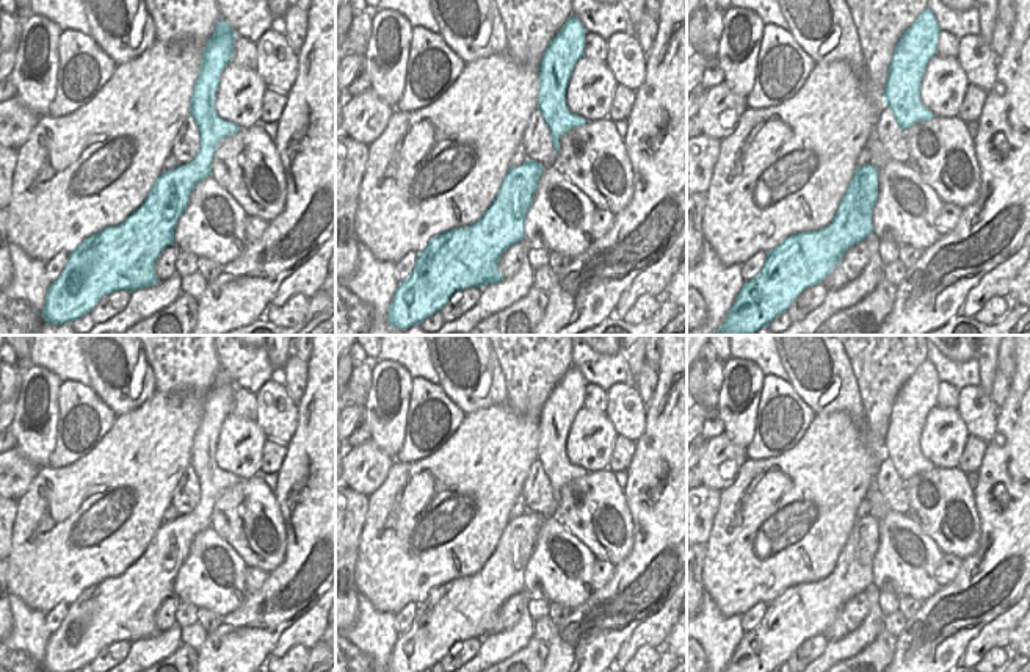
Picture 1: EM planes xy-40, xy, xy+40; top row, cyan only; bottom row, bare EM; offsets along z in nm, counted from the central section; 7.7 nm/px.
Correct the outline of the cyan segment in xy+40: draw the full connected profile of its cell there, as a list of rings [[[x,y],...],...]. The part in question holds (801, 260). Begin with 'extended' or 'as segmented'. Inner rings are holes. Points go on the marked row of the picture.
as segmented | [[[858,168],[832,221],[807,233],[787,237],[767,254],[760,273],[745,282],[715,335],[754,335],[787,312],[796,296],[820,285],[853,244],[872,232],[878,199],[878,171]]]

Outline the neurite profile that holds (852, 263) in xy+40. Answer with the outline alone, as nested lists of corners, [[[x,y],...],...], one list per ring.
[[[865,241],[853,244],[847,249],[839,263],[820,285],[823,285],[826,290],[839,290],[845,287],[859,277],[869,258],[870,254],[867,251]]]

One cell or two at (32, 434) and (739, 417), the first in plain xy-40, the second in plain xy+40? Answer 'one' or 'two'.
one

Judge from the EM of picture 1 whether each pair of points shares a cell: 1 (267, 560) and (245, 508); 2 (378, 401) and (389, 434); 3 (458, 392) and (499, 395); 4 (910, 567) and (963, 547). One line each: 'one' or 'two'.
1: one
2: one
3: one
4: two

